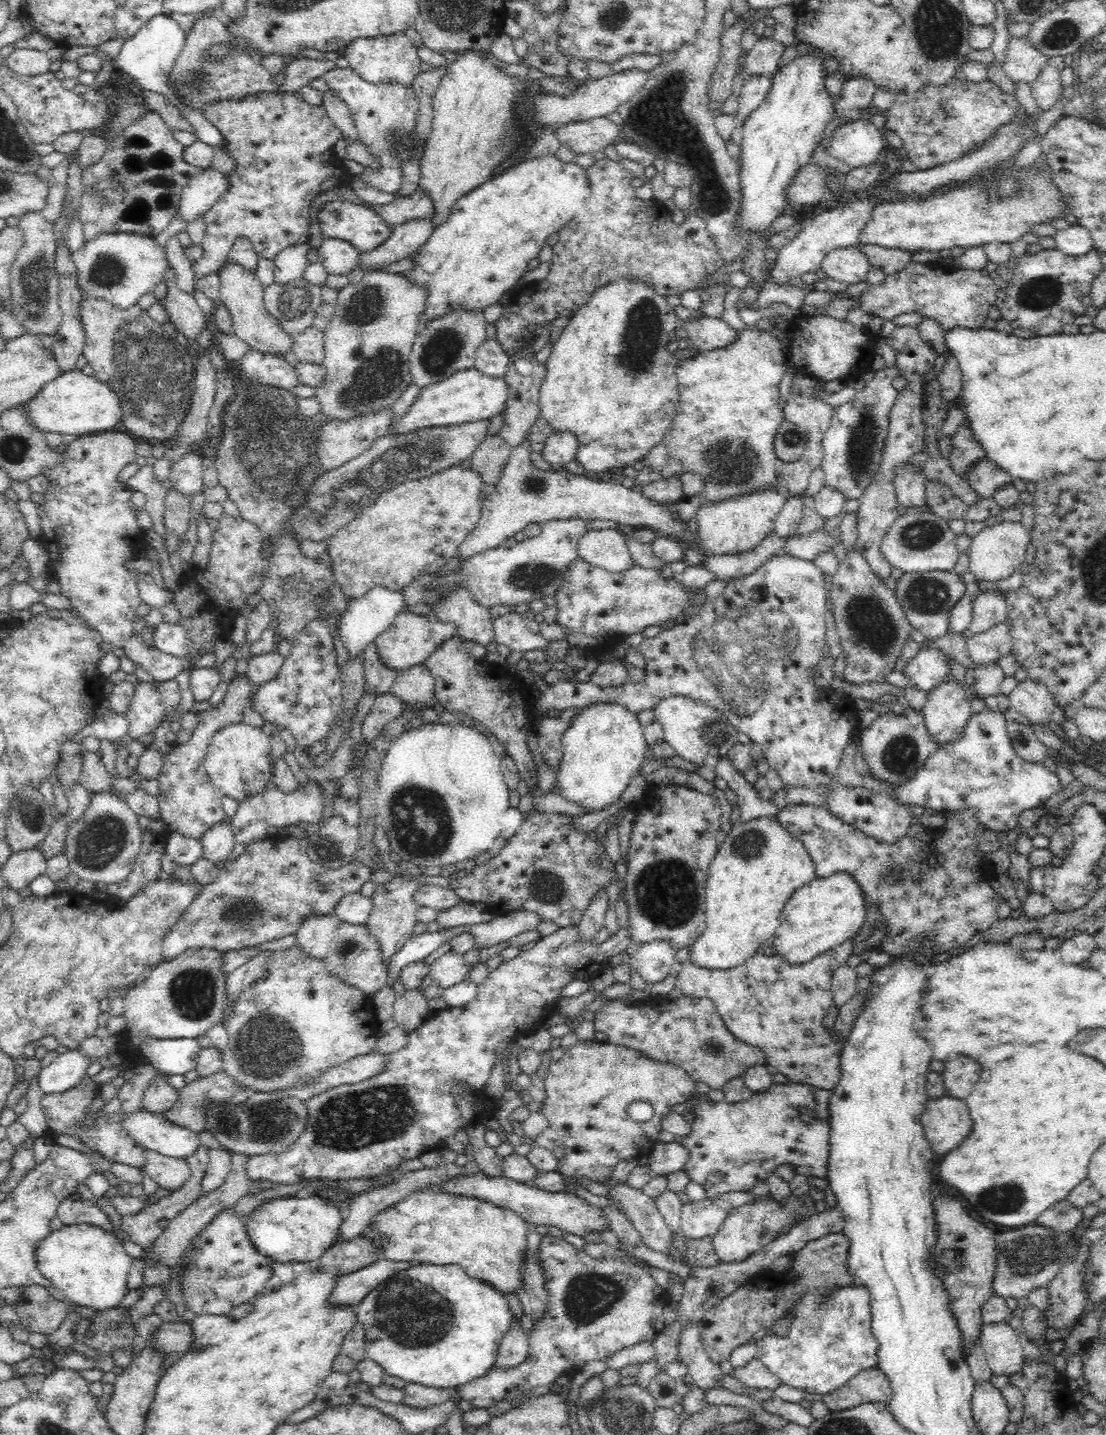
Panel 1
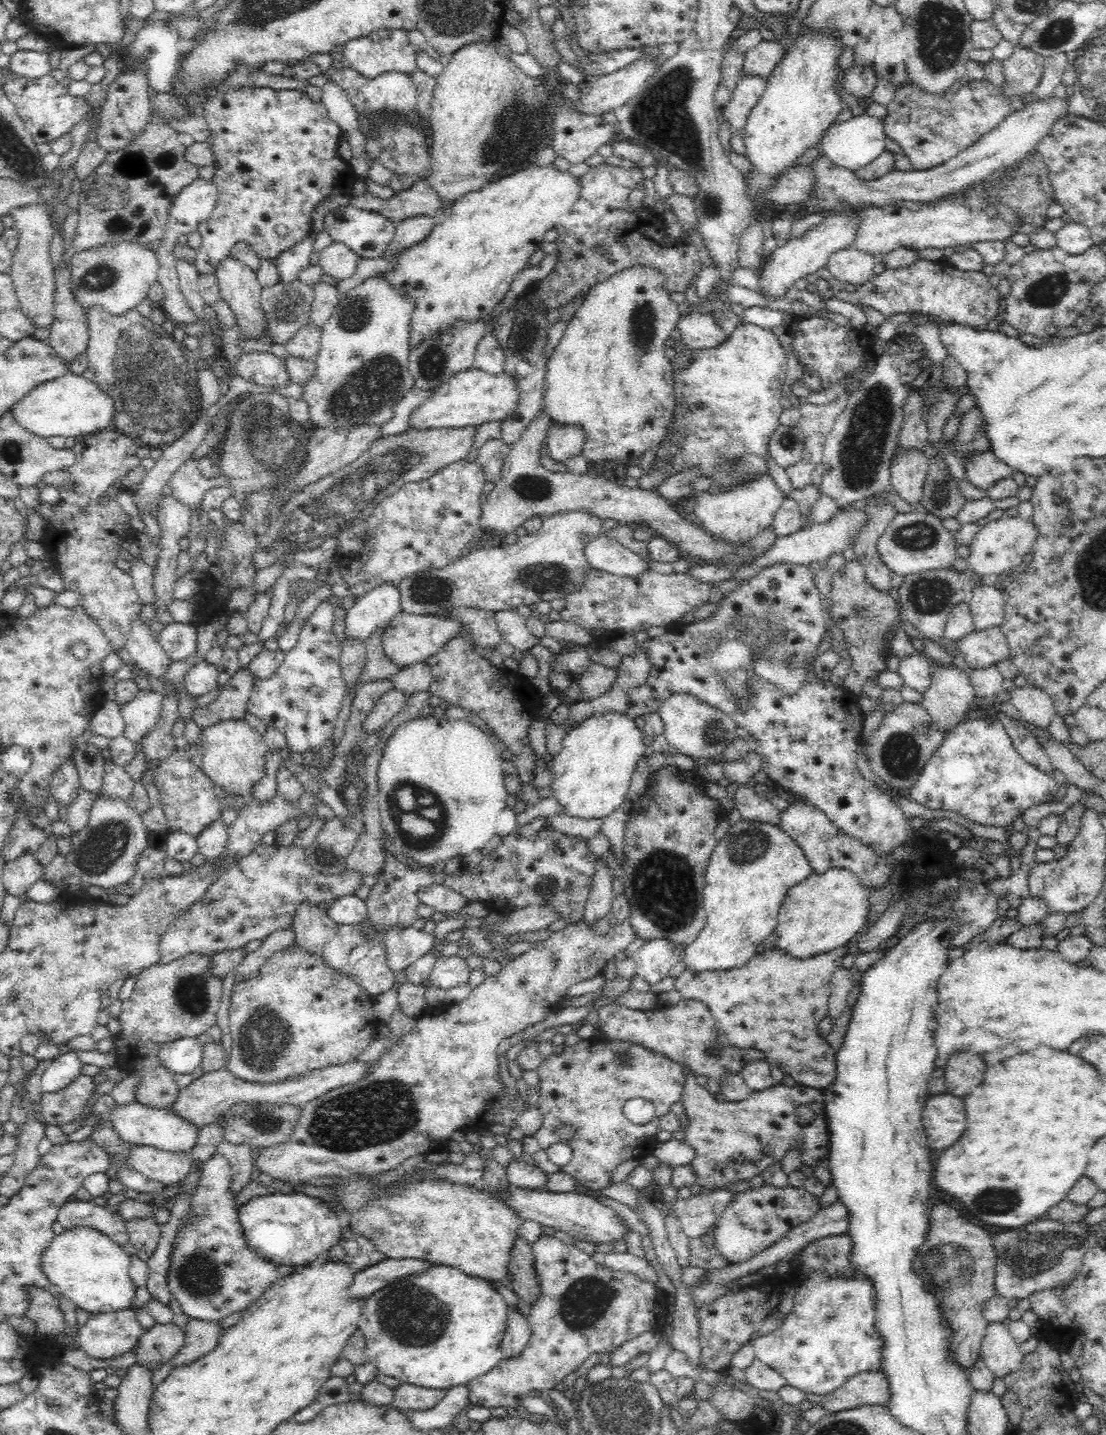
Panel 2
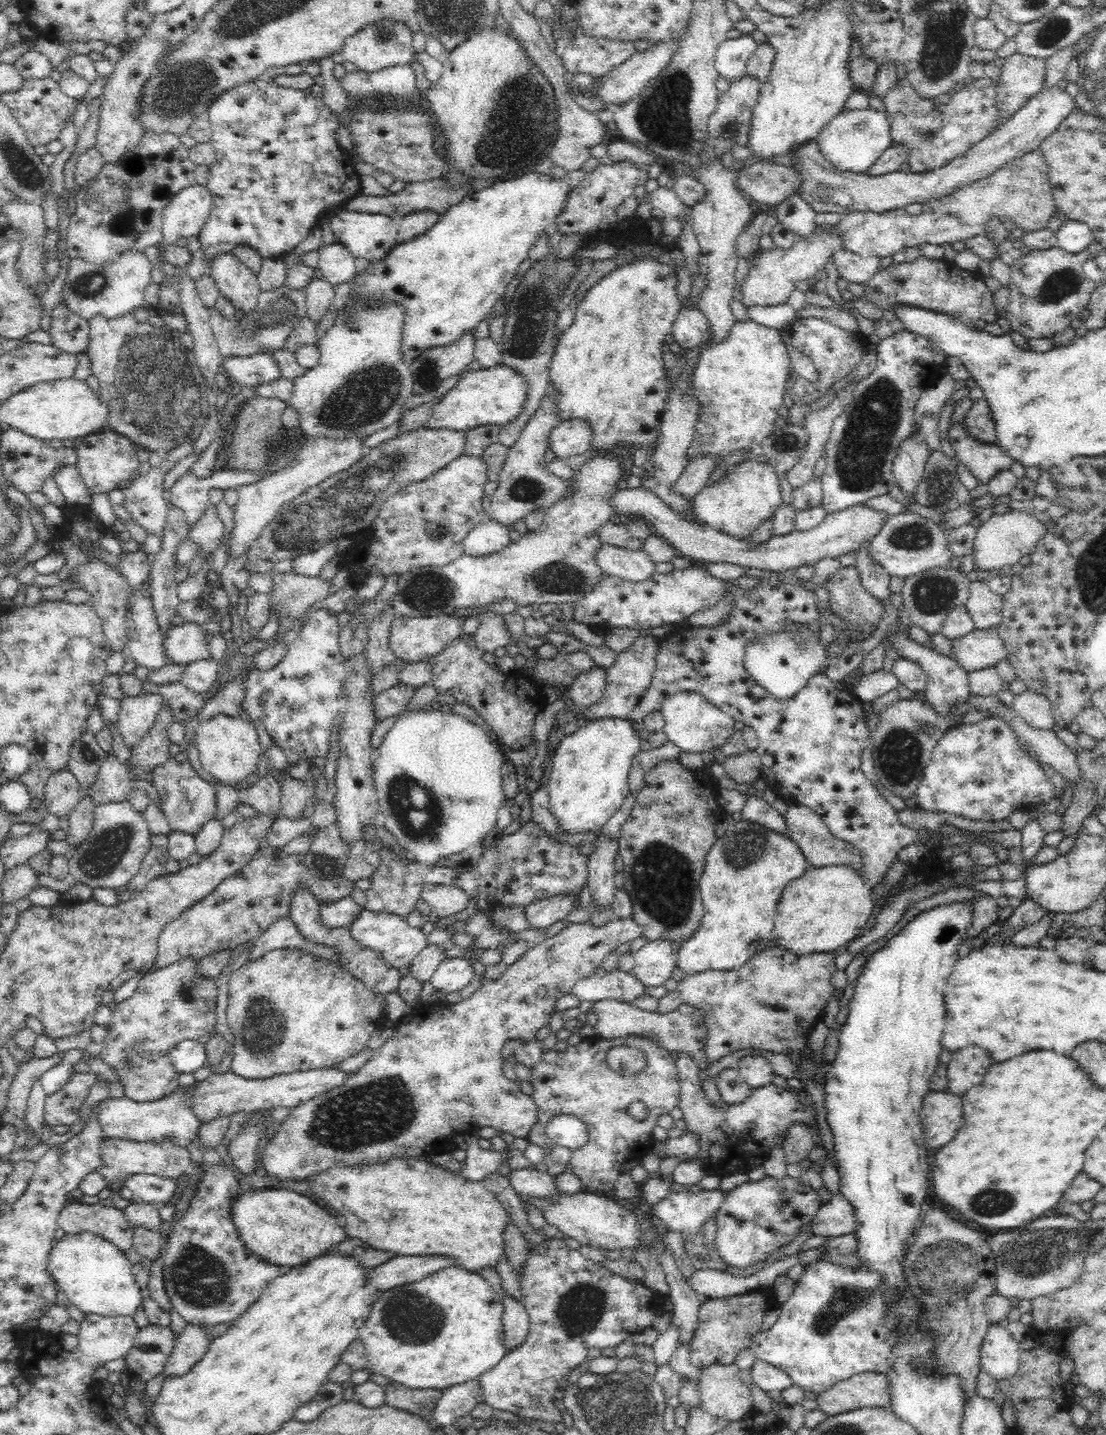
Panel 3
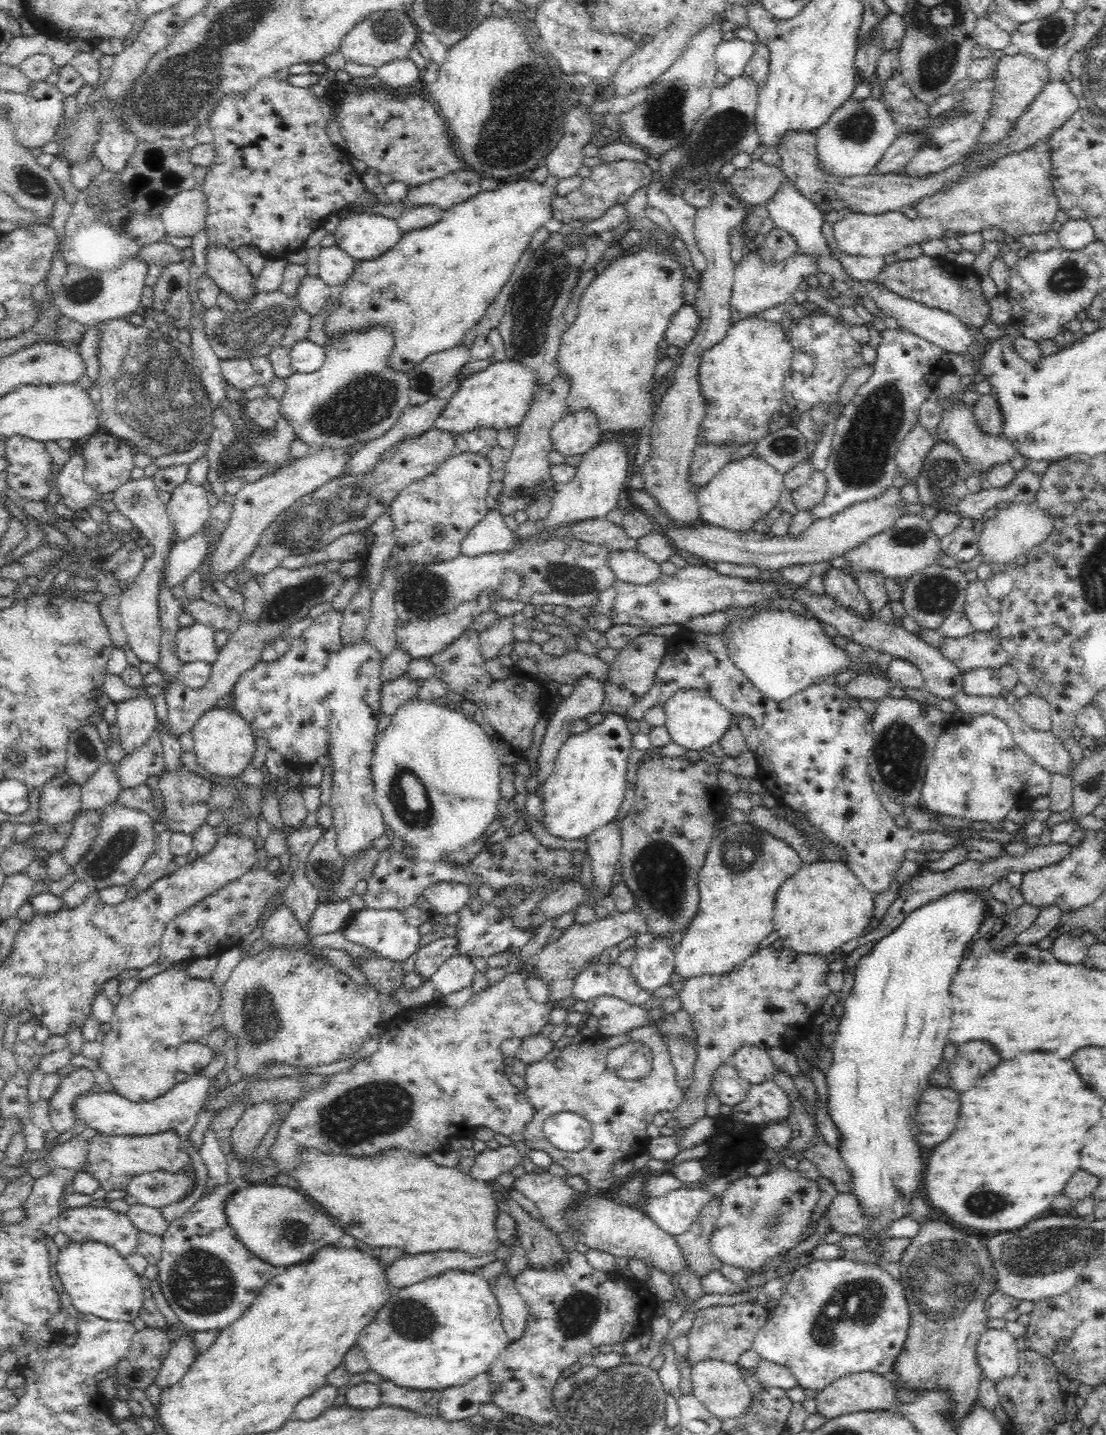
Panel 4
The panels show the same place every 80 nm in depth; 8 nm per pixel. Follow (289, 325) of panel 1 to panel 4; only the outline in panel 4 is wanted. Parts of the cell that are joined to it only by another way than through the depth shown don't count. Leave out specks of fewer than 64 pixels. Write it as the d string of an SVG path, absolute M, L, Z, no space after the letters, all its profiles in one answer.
M279 289L274 292L259 292L254 295L248 308L243 312L236 310L230 314L220 309L218 305L207 309L203 316L205 333L220 360L267 356L274 347L278 346L296 309L300 309L296 296L288 296Z

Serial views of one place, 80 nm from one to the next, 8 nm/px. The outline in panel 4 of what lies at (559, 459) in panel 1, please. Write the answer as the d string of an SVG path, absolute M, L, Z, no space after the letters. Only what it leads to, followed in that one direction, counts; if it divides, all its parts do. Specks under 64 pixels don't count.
M583 408L575 413L566 413L551 428L551 449L560 454L576 456L584 454L601 442L600 423L592 411Z

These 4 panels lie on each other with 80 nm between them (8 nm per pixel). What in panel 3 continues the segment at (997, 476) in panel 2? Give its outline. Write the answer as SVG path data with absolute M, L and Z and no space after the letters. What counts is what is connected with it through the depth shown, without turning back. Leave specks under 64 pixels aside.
M958 421L948 430L948 440L957 460L976 477L978 484L986 484L997 472L1010 469L1014 459L996 443L982 443L968 435L964 421Z

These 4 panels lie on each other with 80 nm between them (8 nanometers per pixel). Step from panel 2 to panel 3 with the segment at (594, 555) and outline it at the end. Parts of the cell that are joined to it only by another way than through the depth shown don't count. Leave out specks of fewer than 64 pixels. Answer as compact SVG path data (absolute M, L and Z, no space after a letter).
M600 544L594 561L606 575L632 583L647 580L655 573L654 563L643 550L637 551L618 548L611 544Z

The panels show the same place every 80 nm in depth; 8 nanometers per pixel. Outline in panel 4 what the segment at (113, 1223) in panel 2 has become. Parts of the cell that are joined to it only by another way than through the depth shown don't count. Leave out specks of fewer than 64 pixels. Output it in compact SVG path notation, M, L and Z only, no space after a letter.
M88 1205L63 1210L60 1215L59 1230L64 1232L71 1242L94 1241L114 1247L125 1259L137 1248L137 1228L126 1214L114 1212L108 1207L94 1208Z

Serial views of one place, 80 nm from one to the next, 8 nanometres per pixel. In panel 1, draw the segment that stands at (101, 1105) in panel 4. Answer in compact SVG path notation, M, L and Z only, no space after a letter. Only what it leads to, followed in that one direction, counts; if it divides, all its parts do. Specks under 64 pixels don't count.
M144 1109L132 1112L127 1117L122 1122L122 1129L145 1149L173 1159L186 1159L201 1145L198 1133L171 1124L158 1113Z

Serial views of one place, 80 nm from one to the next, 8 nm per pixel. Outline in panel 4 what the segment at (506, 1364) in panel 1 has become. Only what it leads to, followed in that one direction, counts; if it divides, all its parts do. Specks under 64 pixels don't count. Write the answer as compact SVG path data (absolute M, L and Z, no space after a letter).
M518 1252L510 1256L509 1260L506 1264L507 1271L490 1281L490 1290L497 1298L503 1329L512 1344L522 1338L529 1315L528 1305L515 1287L515 1278L527 1266L527 1256L524 1256L524 1252Z

